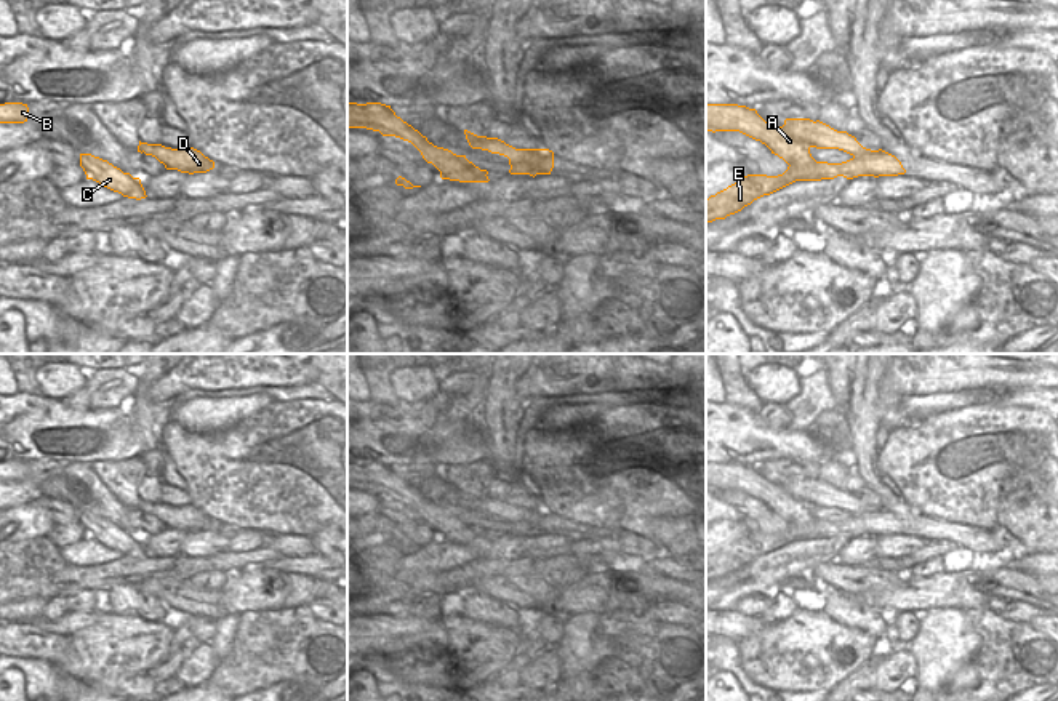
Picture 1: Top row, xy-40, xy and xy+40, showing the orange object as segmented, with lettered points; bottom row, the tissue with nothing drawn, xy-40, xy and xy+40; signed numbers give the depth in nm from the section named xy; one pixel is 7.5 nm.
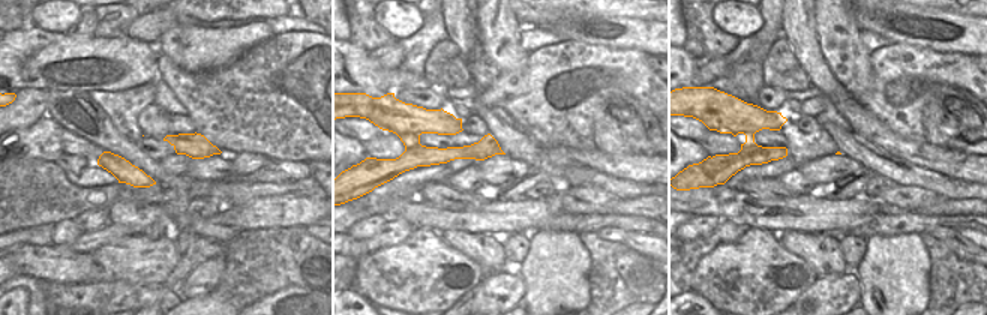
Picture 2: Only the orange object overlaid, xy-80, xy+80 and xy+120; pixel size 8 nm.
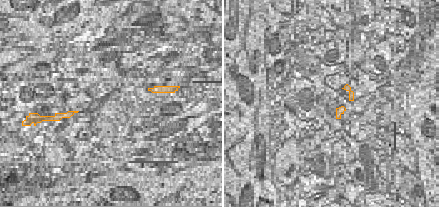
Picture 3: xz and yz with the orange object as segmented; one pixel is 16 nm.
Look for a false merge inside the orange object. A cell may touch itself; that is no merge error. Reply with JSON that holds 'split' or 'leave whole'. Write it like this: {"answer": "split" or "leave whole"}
{"answer": "split"}

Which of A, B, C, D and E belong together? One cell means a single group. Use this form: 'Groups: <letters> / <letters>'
Groups: A B C E / D

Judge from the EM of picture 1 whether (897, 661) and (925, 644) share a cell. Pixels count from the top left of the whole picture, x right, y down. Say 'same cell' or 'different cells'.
different cells

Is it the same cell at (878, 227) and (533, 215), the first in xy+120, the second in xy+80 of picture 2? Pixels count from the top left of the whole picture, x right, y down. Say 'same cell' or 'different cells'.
different cells

